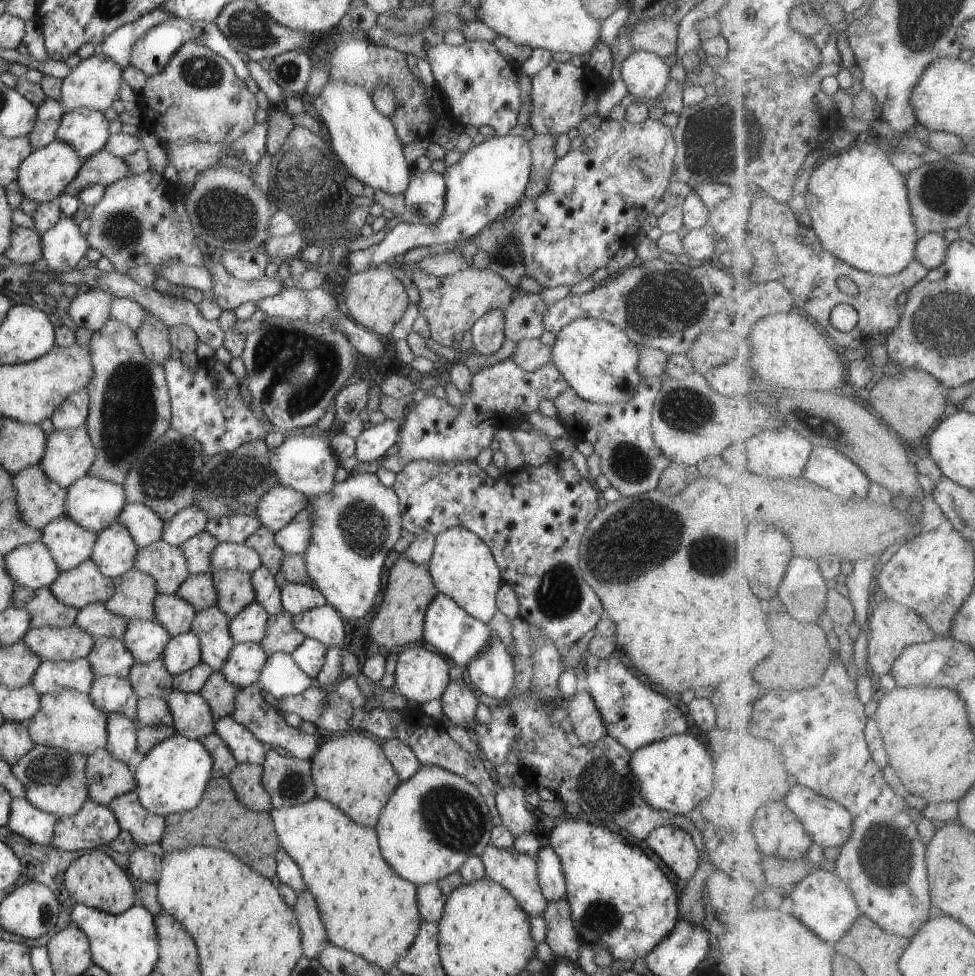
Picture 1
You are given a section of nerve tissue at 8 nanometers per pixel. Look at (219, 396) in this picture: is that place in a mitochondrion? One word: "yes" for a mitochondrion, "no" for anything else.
no

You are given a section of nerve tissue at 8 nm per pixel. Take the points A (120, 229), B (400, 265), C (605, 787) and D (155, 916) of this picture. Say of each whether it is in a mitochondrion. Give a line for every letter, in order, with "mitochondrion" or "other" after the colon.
A: mitochondrion
B: other
C: mitochondrion
D: other

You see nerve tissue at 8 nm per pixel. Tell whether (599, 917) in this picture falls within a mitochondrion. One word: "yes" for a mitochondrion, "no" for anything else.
yes

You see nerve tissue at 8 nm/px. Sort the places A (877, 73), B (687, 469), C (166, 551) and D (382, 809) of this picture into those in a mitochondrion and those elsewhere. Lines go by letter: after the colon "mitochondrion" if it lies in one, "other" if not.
A: other
B: other
C: other
D: other

